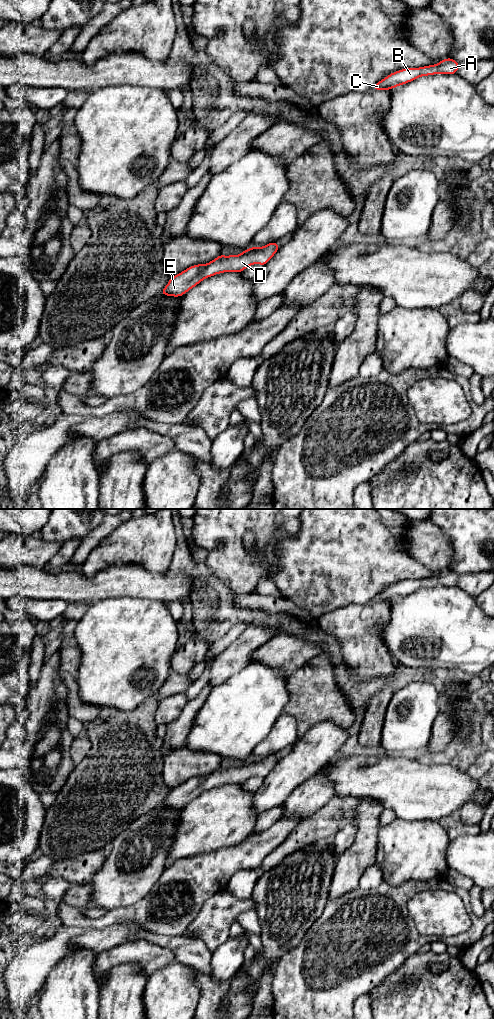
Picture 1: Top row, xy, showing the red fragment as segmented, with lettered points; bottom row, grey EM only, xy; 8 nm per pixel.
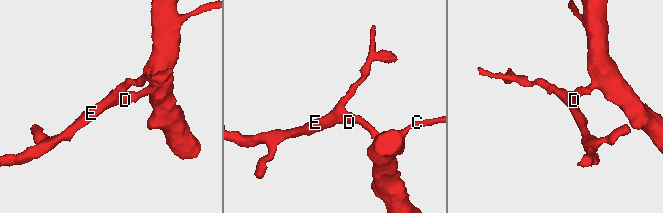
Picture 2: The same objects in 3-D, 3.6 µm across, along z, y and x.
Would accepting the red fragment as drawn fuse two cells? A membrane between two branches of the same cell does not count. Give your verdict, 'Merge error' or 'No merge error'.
No merge error

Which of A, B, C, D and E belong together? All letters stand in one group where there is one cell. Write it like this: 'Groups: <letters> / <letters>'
Groups: A B C D E

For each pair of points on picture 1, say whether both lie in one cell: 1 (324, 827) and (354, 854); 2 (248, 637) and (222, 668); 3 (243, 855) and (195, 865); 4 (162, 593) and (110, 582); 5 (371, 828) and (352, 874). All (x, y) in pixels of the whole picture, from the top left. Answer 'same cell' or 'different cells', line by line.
1: different cells
2: same cell
3: same cell
4: same cell
5: same cell

